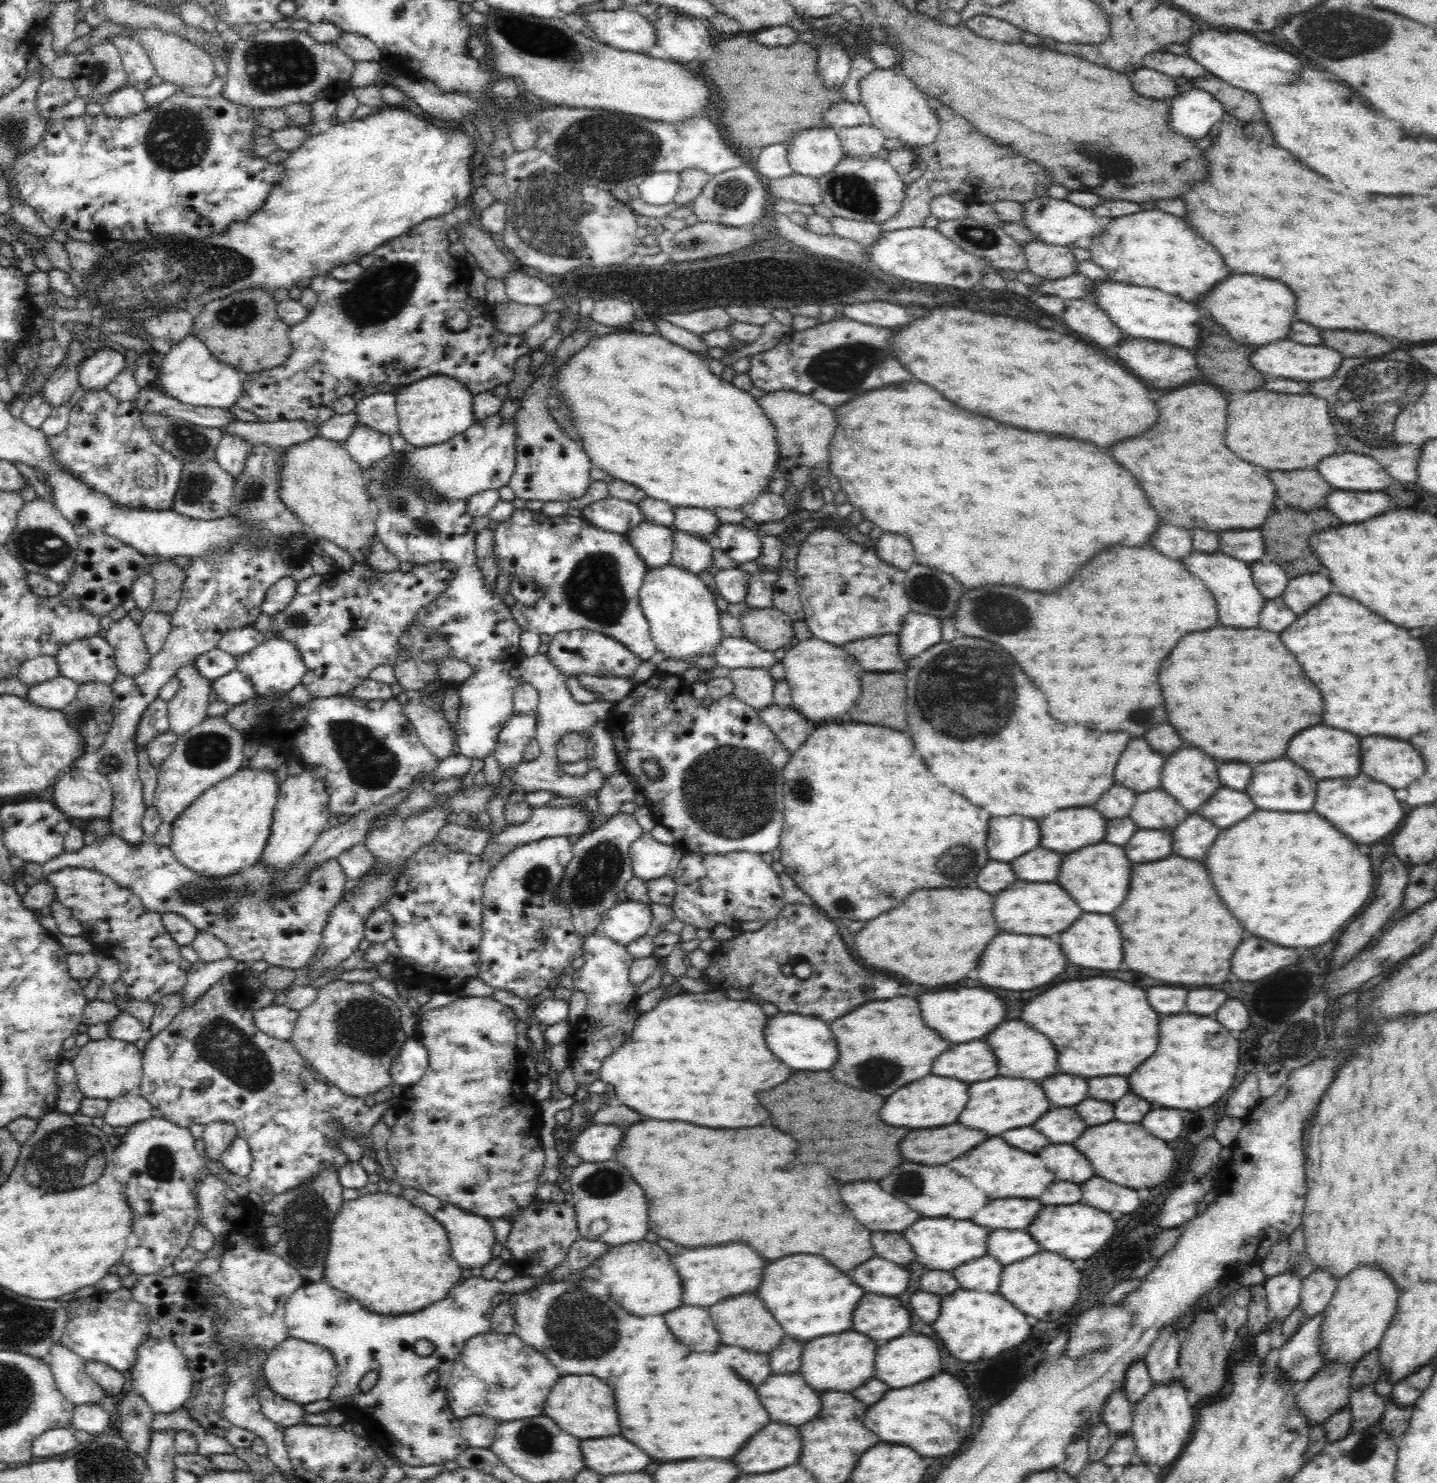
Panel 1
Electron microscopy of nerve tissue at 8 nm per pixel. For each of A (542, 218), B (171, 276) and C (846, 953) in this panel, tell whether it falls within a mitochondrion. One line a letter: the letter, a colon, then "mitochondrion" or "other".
A: mitochondrion
B: mitochondrion
C: other

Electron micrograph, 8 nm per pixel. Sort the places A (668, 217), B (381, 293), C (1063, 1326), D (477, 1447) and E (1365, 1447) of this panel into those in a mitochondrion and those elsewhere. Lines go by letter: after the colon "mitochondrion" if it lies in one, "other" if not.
A: other
B: mitochondrion
C: other
D: other
E: mitochondrion

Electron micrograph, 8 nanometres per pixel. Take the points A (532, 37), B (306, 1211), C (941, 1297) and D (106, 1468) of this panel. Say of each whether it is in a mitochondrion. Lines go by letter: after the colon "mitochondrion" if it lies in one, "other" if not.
A: mitochondrion
B: mitochondrion
C: other
D: mitochondrion

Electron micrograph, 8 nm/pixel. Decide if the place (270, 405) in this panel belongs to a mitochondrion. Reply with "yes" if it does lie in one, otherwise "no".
no

